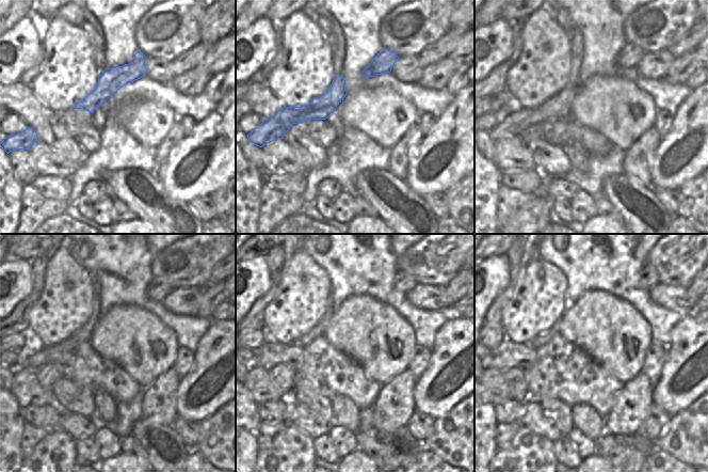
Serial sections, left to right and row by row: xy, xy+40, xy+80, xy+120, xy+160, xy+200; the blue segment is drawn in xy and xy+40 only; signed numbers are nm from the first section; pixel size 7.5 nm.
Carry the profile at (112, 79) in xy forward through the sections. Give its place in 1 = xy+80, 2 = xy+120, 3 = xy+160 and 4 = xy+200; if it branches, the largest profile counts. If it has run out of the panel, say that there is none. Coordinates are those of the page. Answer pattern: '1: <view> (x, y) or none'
1: xy+80 (559, 107)
2: xy+120 (62, 352)
3: xy+160 (403, 282)
4: xy+200 (648, 278)

